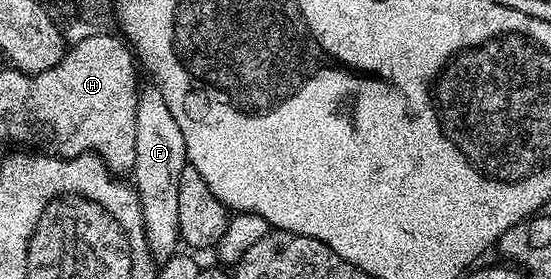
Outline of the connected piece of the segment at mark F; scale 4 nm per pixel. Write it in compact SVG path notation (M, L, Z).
M156 86L143 87L138 93L138 109L136 110L136 162L132 173L132 184L138 194L138 201L142 207L142 217L144 218L144 230L146 231L146 245L150 247L150 254L155 261L165 262L170 256L177 253L180 248L180 237L178 227L180 226L180 178L183 170L188 166L186 159L186 146L184 144L184 134L180 132L180 126L176 126L176 118L172 118L172 110L168 110L168 102L164 102L164 94Z

